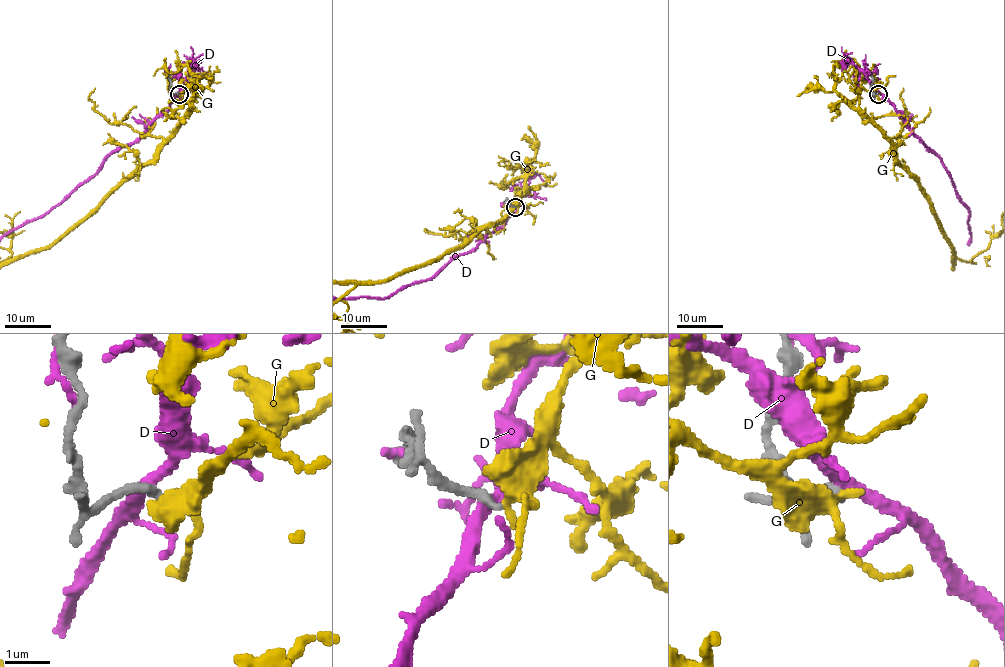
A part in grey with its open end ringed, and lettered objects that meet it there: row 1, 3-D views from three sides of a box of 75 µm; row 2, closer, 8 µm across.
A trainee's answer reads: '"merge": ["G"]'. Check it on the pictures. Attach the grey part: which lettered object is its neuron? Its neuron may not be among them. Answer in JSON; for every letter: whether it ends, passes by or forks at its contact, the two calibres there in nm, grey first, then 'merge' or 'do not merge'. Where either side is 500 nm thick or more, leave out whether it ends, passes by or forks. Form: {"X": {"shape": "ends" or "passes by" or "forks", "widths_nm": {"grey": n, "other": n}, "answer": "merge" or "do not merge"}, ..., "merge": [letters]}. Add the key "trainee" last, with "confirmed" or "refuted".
{"D": {"shape": "passes by", "widths_nm": {"grey": 220, "other": 280}, "answer": "do not merge"}, "G": {"shape": "passes by", "widths_nm": {"grey": 200, "other": 360}, "answer": "do not merge"}, "merge": [], "trainee": "refuted"}

